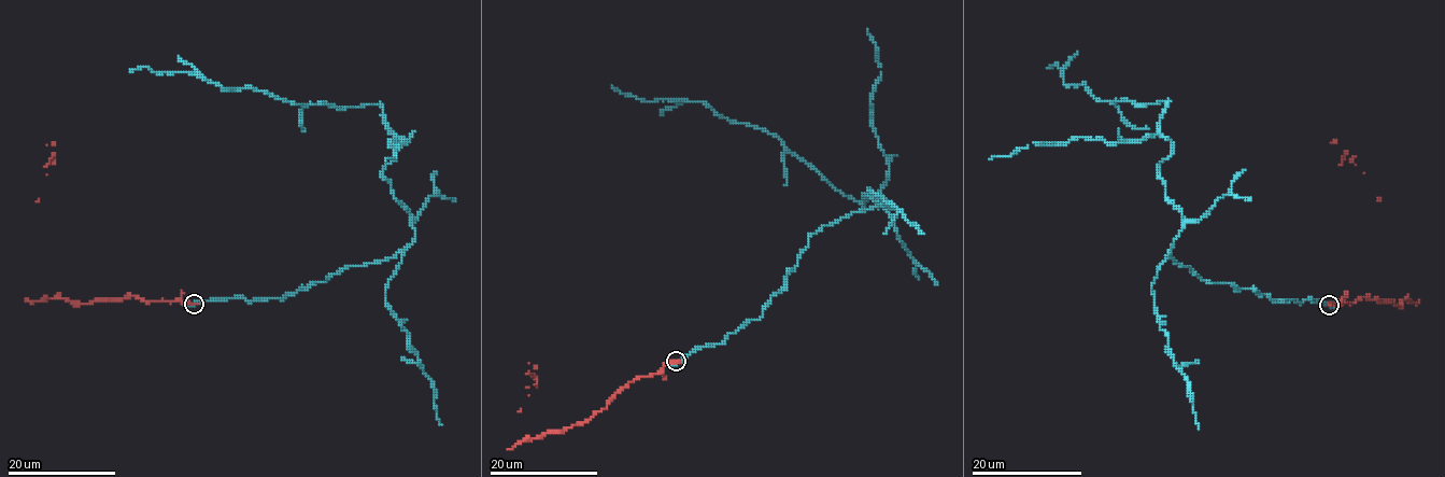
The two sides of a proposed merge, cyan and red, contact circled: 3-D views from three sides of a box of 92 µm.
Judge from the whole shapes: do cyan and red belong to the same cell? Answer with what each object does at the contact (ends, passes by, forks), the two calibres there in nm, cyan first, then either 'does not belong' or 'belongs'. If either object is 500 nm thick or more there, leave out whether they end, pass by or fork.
cyan passes by | red ends | 320/320 nm | belongs

